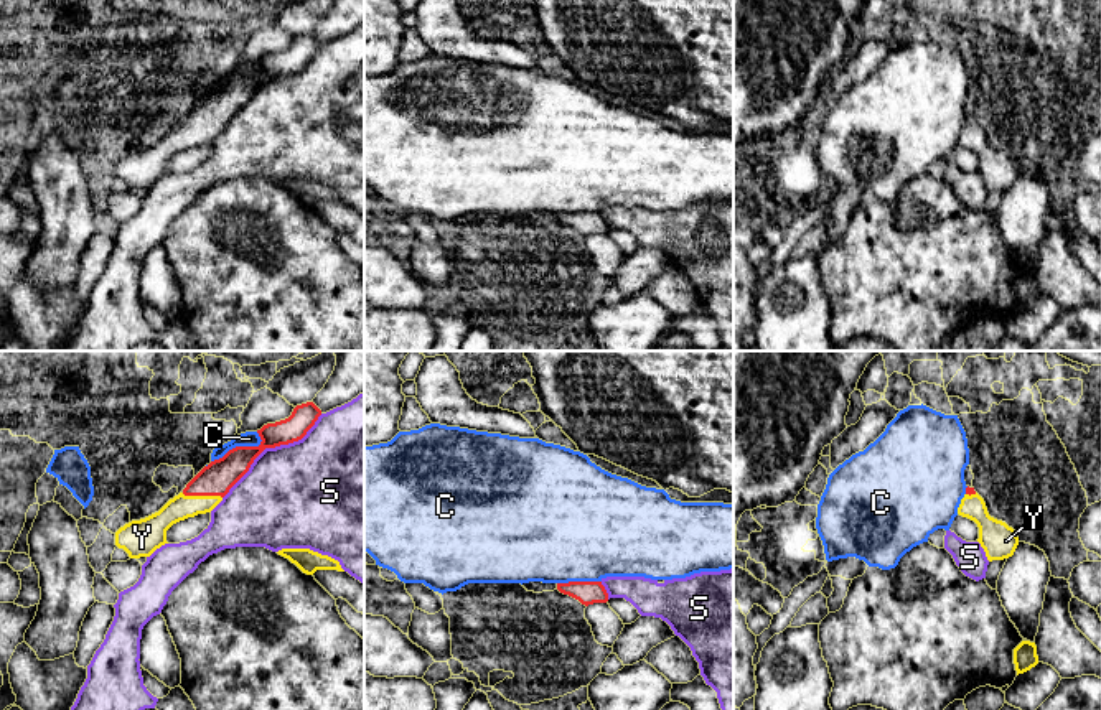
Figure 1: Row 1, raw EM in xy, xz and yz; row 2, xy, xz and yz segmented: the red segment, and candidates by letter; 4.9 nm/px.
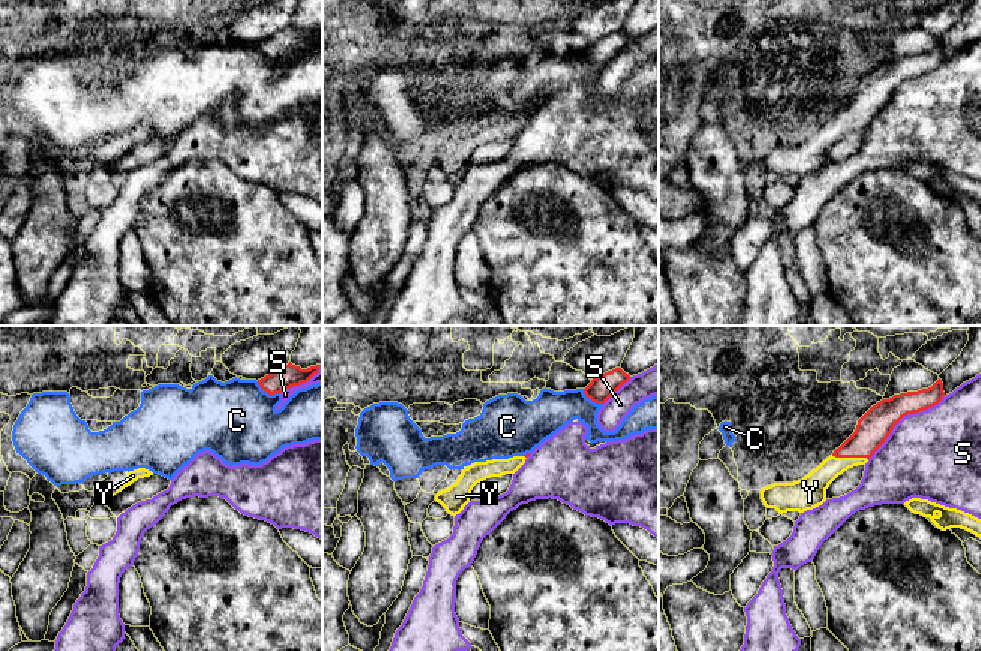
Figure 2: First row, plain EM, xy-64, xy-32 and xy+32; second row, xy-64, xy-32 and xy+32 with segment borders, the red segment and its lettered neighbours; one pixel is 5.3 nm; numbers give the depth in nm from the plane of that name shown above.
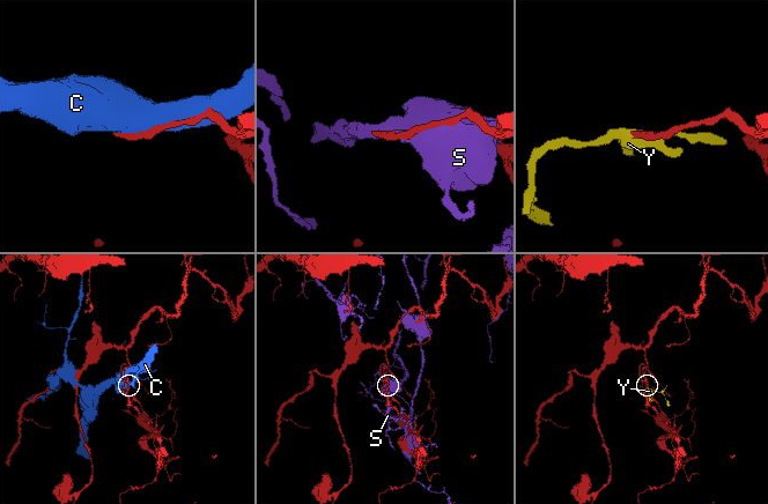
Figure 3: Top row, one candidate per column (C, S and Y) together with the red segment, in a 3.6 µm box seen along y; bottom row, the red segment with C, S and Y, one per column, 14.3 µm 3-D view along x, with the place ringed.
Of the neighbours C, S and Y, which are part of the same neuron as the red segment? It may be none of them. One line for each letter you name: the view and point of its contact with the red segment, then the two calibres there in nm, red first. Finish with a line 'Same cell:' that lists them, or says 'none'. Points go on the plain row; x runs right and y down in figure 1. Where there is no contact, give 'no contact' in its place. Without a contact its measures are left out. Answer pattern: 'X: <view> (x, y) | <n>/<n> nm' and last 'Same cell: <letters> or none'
Y: xy (201, 126) | 160/120 nm
Same cell: Y

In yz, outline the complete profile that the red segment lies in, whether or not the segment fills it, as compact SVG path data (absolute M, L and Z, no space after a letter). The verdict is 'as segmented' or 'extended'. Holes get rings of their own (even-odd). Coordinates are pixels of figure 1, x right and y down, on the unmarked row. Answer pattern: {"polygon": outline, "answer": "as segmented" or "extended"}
{"polygon": "M966 119L958 145L977 155L977 173L984 180L989 193L1004 191L1014 186L1019 176L1015 161L1005 153L989 147L984 130L974 122L974 119Z", "answer": "extended"}

